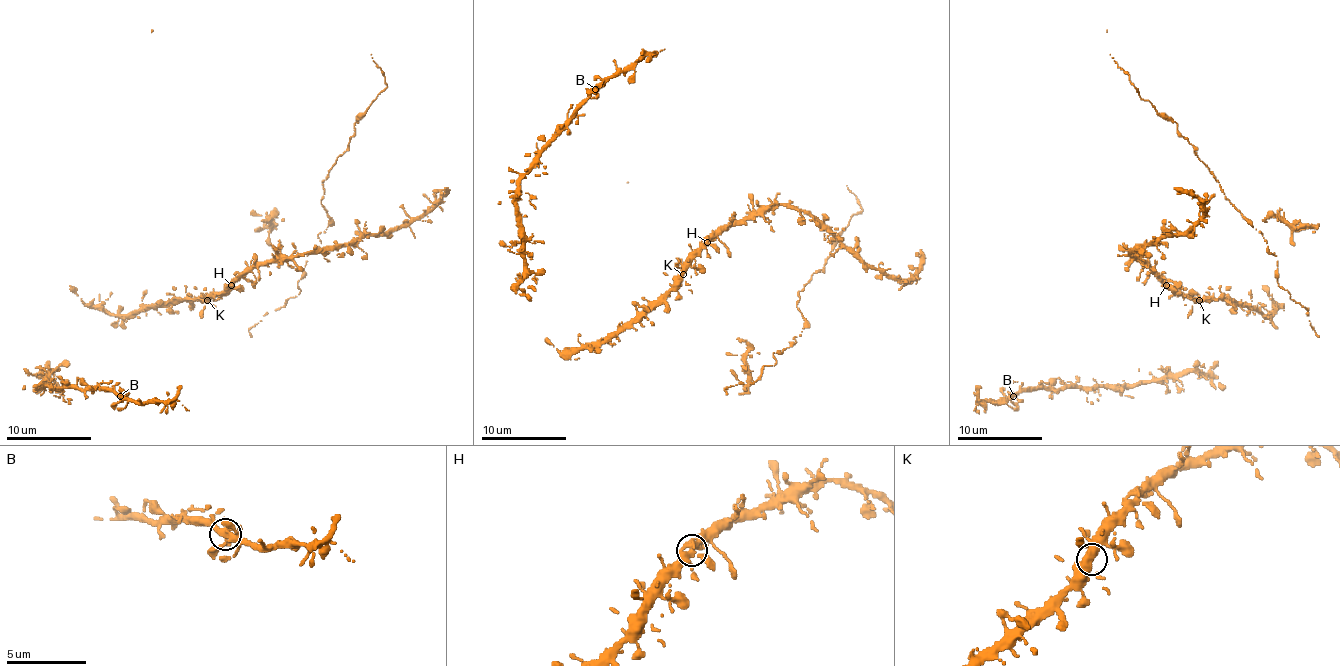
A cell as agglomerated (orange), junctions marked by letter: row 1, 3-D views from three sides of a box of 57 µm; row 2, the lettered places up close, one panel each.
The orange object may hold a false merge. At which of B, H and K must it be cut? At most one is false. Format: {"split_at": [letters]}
{"split_at": []}

